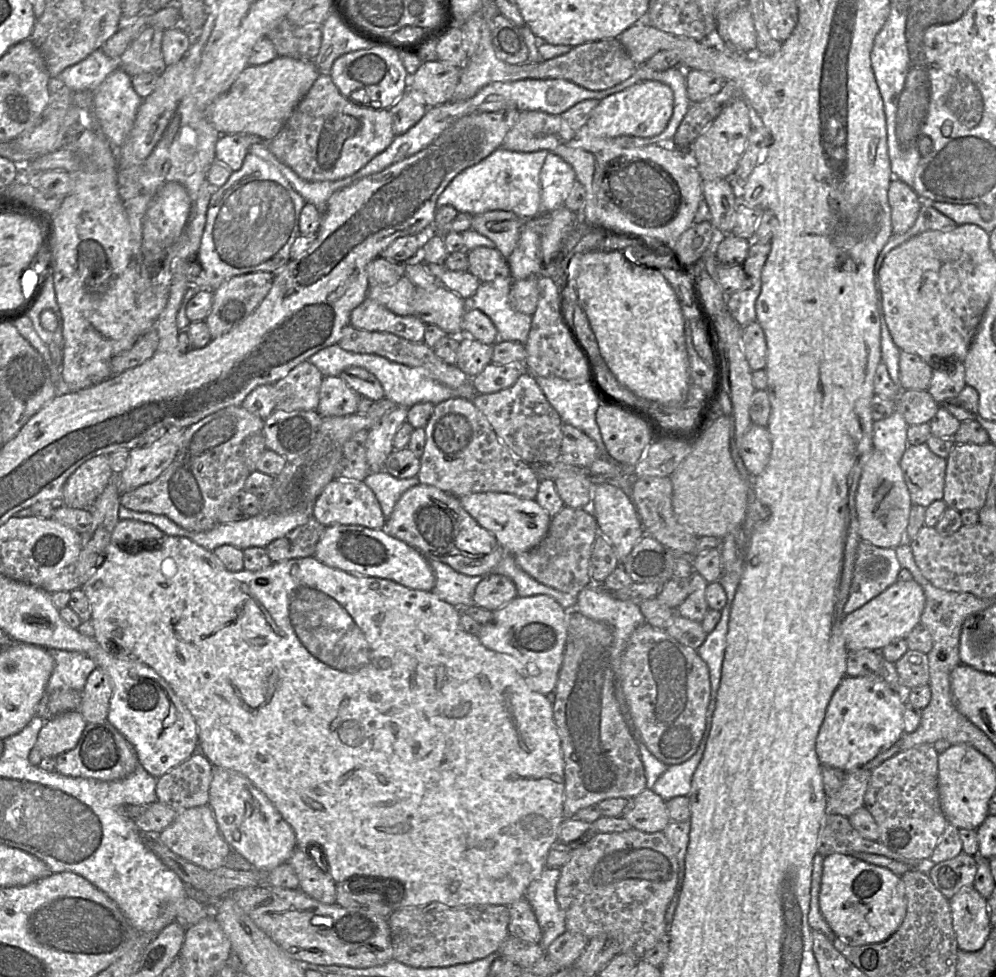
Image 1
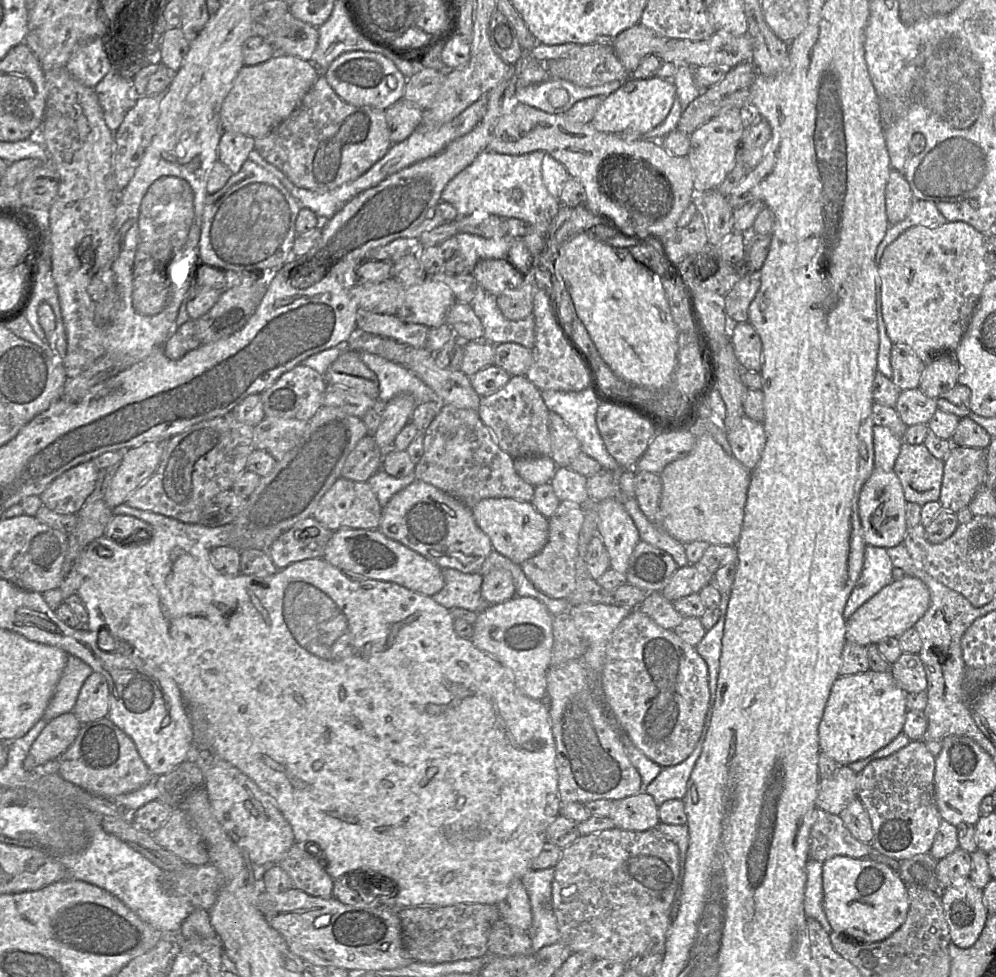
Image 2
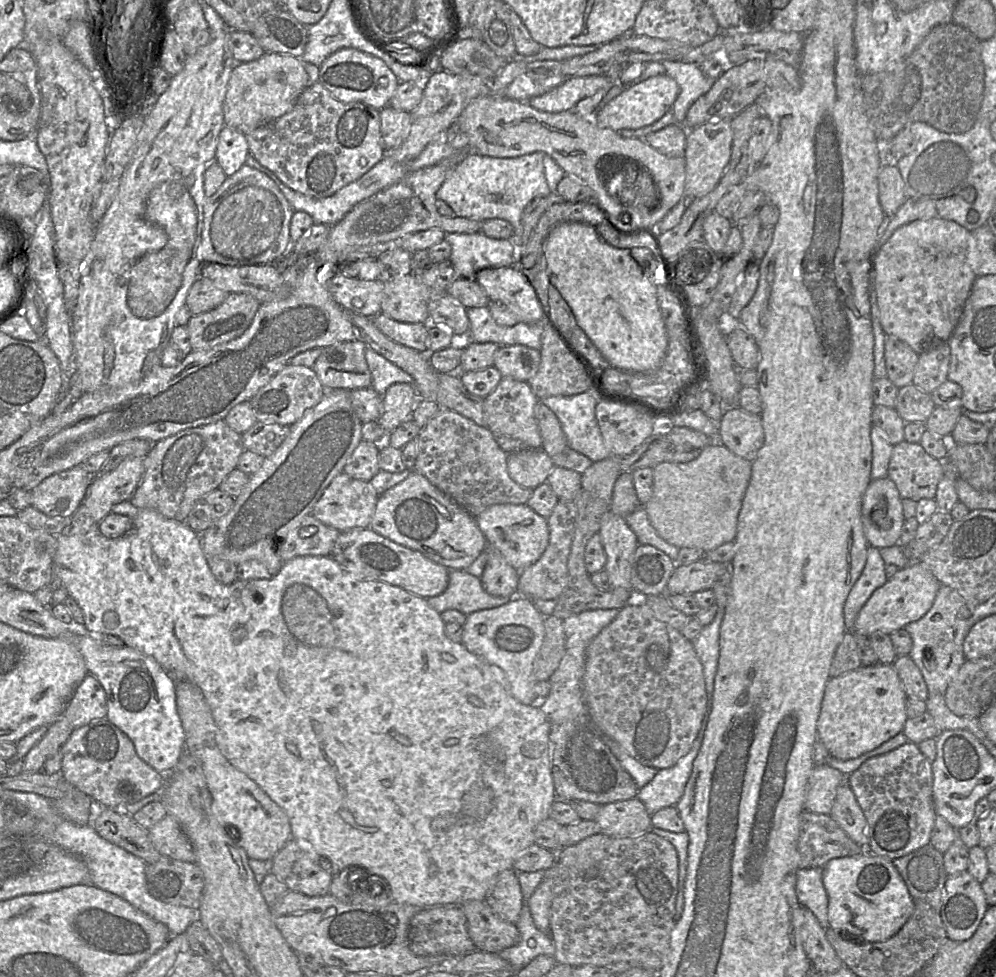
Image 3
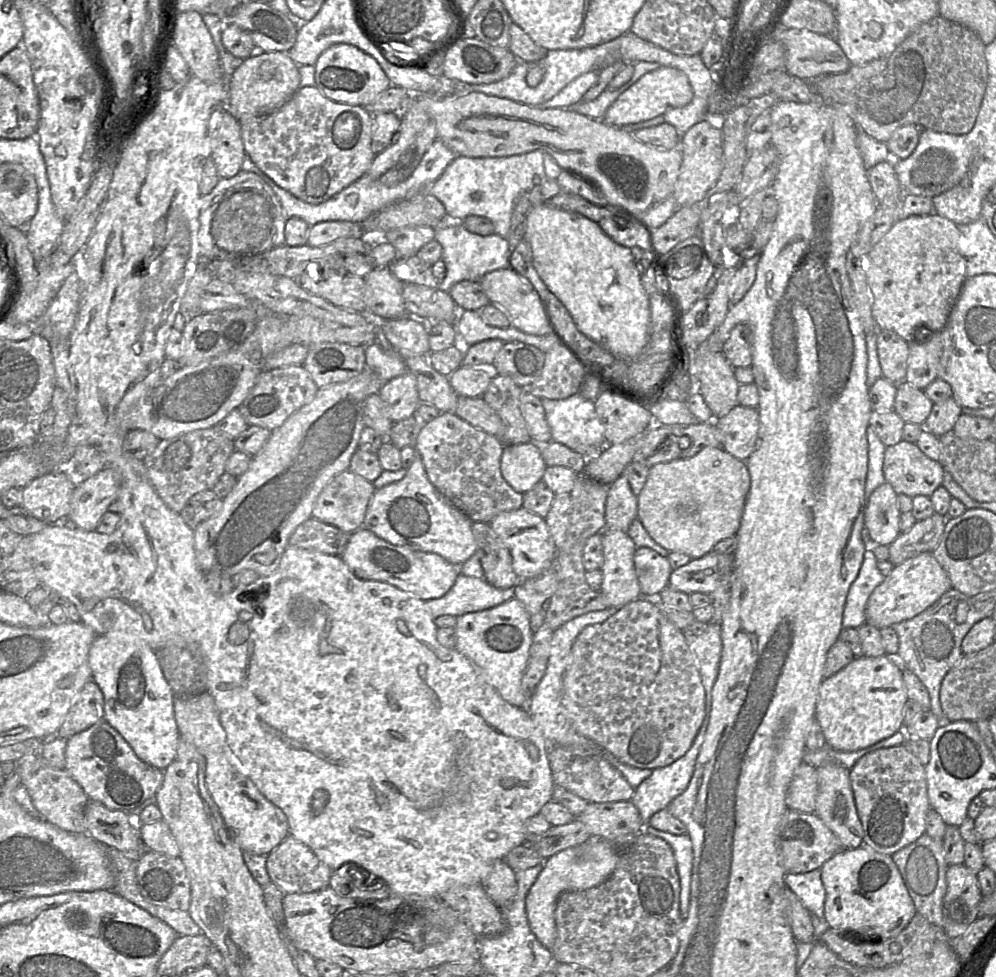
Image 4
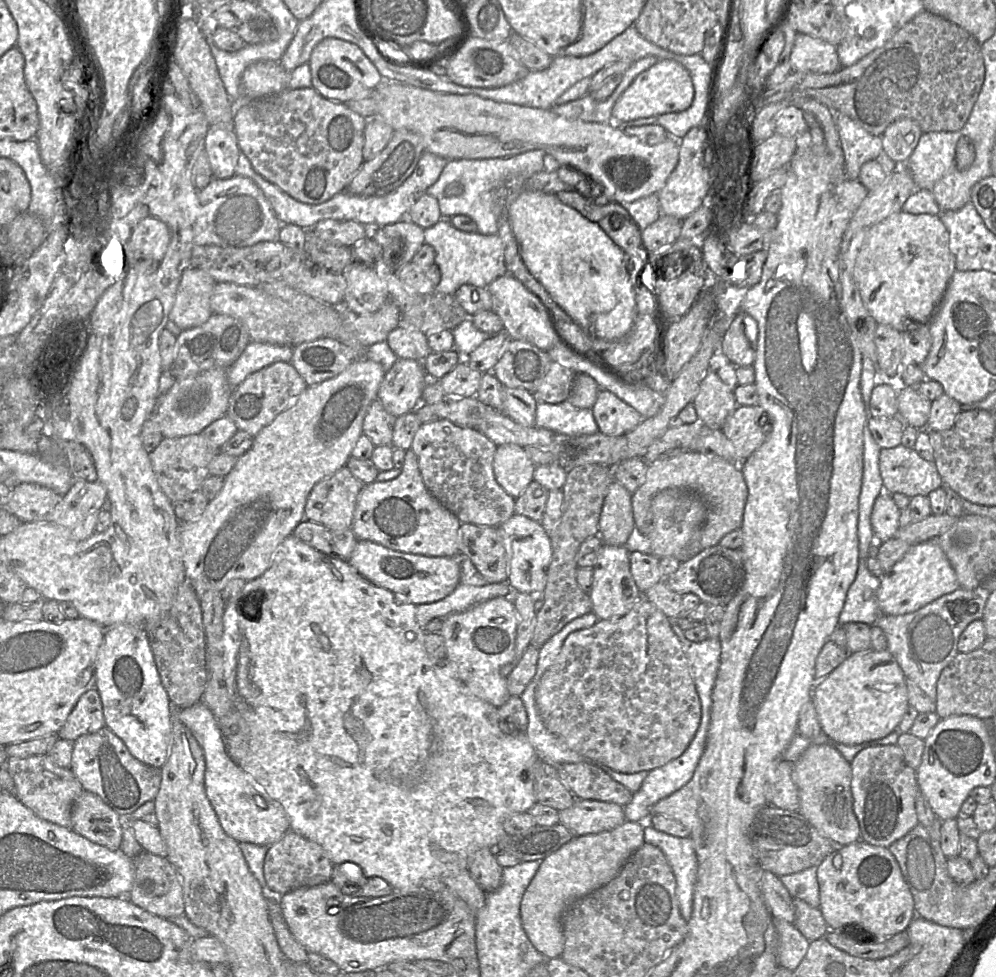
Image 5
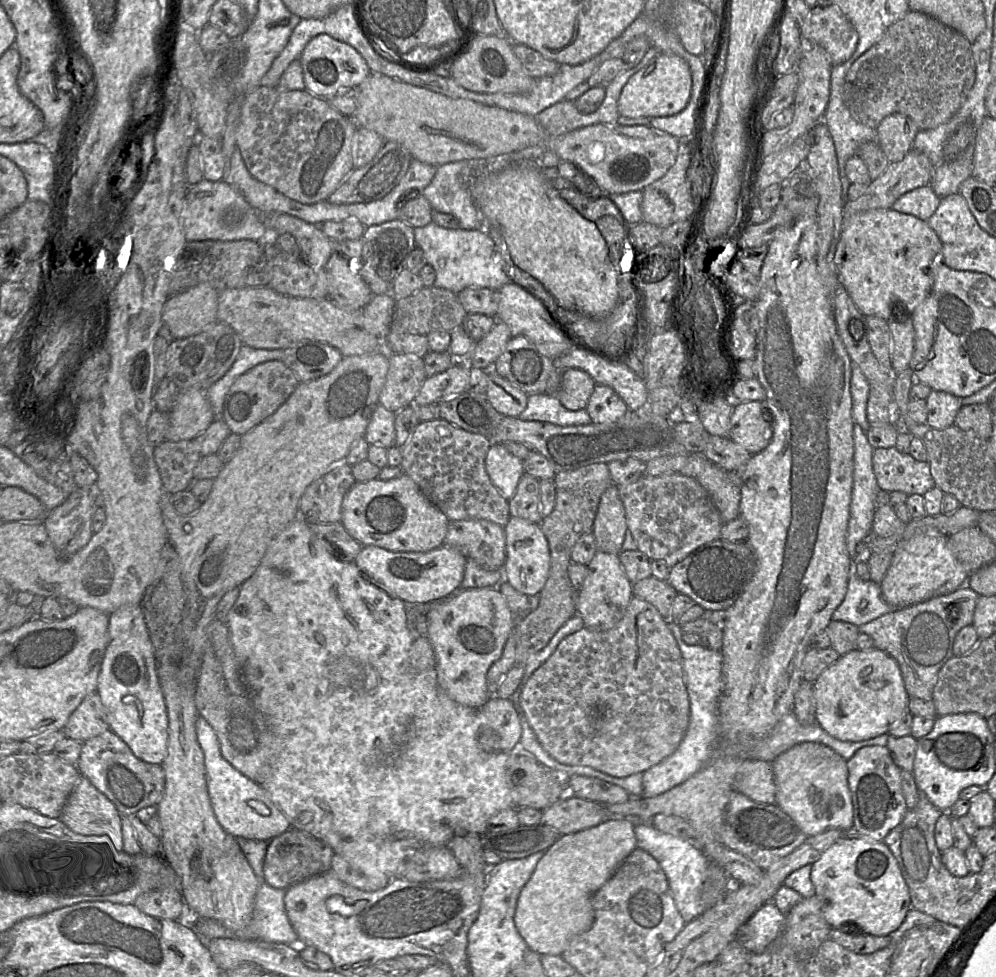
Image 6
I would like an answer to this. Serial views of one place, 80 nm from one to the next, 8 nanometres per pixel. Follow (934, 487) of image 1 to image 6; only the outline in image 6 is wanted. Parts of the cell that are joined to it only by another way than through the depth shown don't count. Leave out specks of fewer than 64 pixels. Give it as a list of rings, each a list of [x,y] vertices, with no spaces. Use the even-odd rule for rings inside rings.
[[[895,446],[874,449],[872,465],[882,491],[901,491],[907,496],[924,495],[935,487],[929,462],[918,461],[909,453],[901,453]]]

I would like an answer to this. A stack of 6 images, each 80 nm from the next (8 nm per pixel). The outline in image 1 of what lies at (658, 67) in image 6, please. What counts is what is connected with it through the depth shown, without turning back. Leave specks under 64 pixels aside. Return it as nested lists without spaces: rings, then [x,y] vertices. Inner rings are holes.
[[[646,80],[600,100],[588,119],[586,127],[592,135],[598,137],[635,136],[651,138],[666,128],[672,116],[673,108],[674,94],[672,89],[662,82]]]

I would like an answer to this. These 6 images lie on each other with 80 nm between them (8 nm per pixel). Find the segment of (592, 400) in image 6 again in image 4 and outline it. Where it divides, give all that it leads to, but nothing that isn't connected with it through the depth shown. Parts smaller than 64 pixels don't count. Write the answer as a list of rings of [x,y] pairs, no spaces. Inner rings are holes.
[[[601,388],[594,405],[597,417],[604,428],[608,444],[621,444],[638,434],[644,433],[651,427],[653,417],[648,409],[626,400],[620,393],[610,388]]]

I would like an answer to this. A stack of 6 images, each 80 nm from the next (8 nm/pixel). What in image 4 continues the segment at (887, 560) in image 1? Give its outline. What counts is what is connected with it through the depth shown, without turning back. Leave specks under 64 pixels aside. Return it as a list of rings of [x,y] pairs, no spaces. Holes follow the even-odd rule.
[[[863,529],[862,538],[866,551],[857,578],[851,584],[842,618],[843,628],[857,629],[866,624],[866,606],[873,591],[885,580],[877,567],[877,559],[872,551],[872,542],[867,529]]]

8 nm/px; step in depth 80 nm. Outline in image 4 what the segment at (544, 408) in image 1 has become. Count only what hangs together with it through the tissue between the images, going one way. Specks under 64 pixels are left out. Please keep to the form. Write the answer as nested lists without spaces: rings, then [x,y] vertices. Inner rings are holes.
[[[494,375],[486,392],[482,396],[486,403],[499,415],[505,426],[504,435],[499,439],[503,445],[531,442],[531,436],[520,410],[520,395],[523,389],[528,388],[521,388],[508,376]]]

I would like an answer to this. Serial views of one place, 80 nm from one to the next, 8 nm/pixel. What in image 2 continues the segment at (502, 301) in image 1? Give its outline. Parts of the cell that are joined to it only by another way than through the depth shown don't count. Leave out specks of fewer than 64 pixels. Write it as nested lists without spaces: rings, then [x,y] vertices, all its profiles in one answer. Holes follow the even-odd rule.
[[[486,291],[469,305],[484,327],[486,342],[493,345],[517,343],[532,350],[535,345],[535,320],[532,314],[522,320],[508,320],[498,307],[497,297]]]

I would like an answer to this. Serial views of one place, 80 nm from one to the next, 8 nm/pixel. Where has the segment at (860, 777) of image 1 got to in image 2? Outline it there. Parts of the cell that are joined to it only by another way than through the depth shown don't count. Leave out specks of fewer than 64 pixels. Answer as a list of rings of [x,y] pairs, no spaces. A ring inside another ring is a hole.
[[[841,766],[828,779],[821,779],[816,805],[818,810],[839,815],[857,797],[857,773]]]

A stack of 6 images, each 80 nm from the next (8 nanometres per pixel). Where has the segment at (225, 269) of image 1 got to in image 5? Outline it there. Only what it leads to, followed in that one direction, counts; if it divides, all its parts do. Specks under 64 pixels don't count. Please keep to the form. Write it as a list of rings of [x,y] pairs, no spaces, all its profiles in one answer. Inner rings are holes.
[[[234,175],[228,179],[213,178],[205,188],[196,189],[195,205],[190,210],[190,225],[193,247],[247,247],[259,242],[277,241],[283,224],[261,189],[251,179]]]

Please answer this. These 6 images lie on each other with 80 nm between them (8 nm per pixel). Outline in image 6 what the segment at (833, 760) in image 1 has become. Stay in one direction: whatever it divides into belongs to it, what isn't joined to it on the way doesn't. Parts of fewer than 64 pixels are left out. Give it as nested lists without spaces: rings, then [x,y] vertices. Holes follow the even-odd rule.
[[[876,647],[841,655],[813,682],[813,695],[816,722],[830,736],[851,742],[888,733],[908,711],[910,700],[898,663]]]

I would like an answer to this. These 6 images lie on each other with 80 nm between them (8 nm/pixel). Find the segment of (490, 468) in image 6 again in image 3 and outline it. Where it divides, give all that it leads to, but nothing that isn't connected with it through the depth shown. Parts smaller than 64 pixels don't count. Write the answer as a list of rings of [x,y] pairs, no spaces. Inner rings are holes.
[[[527,449],[508,454],[507,471],[510,478],[522,487],[535,489],[547,482],[554,468],[550,456],[542,449]]]

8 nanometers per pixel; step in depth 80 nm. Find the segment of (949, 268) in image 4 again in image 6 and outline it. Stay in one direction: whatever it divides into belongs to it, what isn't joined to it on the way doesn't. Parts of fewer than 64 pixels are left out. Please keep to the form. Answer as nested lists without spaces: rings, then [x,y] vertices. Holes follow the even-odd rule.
[[[846,207],[844,210],[844,218],[841,225],[841,233],[836,246],[834,254],[834,264],[836,267],[836,274],[839,283],[846,289],[849,296],[853,300],[856,307],[867,317],[874,316],[881,318],[885,321],[889,321],[891,318],[891,312],[893,306],[898,303],[904,307],[902,314],[906,311],[910,311],[909,315],[927,298],[932,286],[933,286],[933,276],[931,272],[931,265],[933,261],[936,261],[937,256],[941,255],[942,243],[935,233],[935,231],[929,226],[927,221],[923,221],[915,216],[897,212],[890,209],[873,209],[868,210],[867,215],[846,215]]]

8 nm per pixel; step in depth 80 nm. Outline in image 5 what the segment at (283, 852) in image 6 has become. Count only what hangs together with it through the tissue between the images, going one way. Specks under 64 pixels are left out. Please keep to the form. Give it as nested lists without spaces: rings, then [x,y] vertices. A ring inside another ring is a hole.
[[[289,829],[281,839],[268,847],[264,860],[264,877],[267,893],[282,896],[292,890],[313,887],[330,881],[333,864],[324,849]]]

